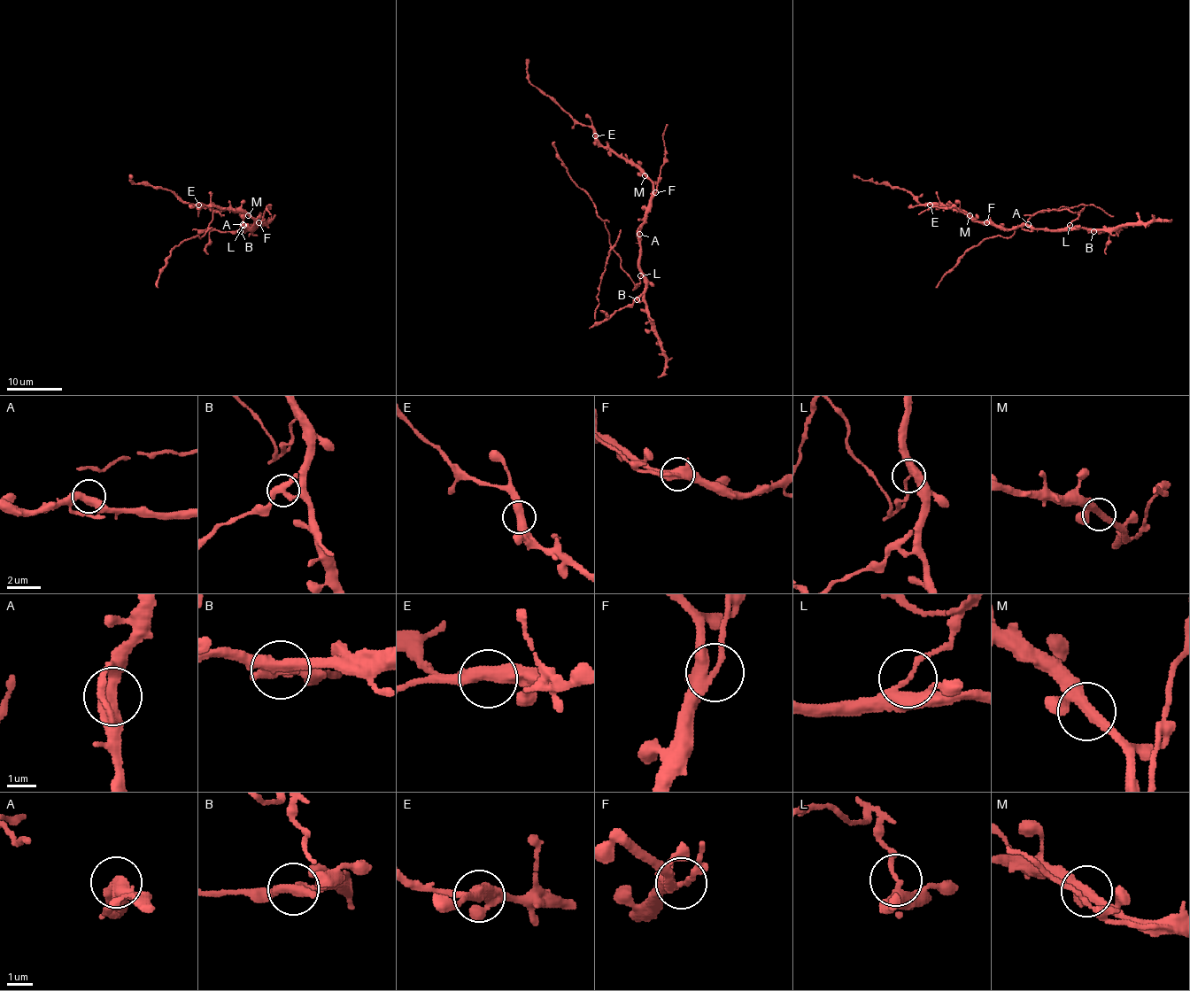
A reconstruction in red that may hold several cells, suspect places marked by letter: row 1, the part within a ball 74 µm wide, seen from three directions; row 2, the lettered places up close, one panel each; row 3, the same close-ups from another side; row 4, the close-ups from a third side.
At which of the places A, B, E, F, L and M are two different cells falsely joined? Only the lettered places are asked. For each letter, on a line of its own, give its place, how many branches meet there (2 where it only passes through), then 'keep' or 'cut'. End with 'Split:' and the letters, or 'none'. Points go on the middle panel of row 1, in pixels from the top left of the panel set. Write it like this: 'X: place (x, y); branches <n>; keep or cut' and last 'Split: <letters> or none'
A: place (639, 234); branches 2; keep
B: place (637, 299); branches 3; cut
E: place (595, 135); branches 2; keep
F: place (655, 192); branches 3; cut
L: place (640, 275); branches 2; cut
M: place (645, 175); branches 3; keep
Split: B, F, L

